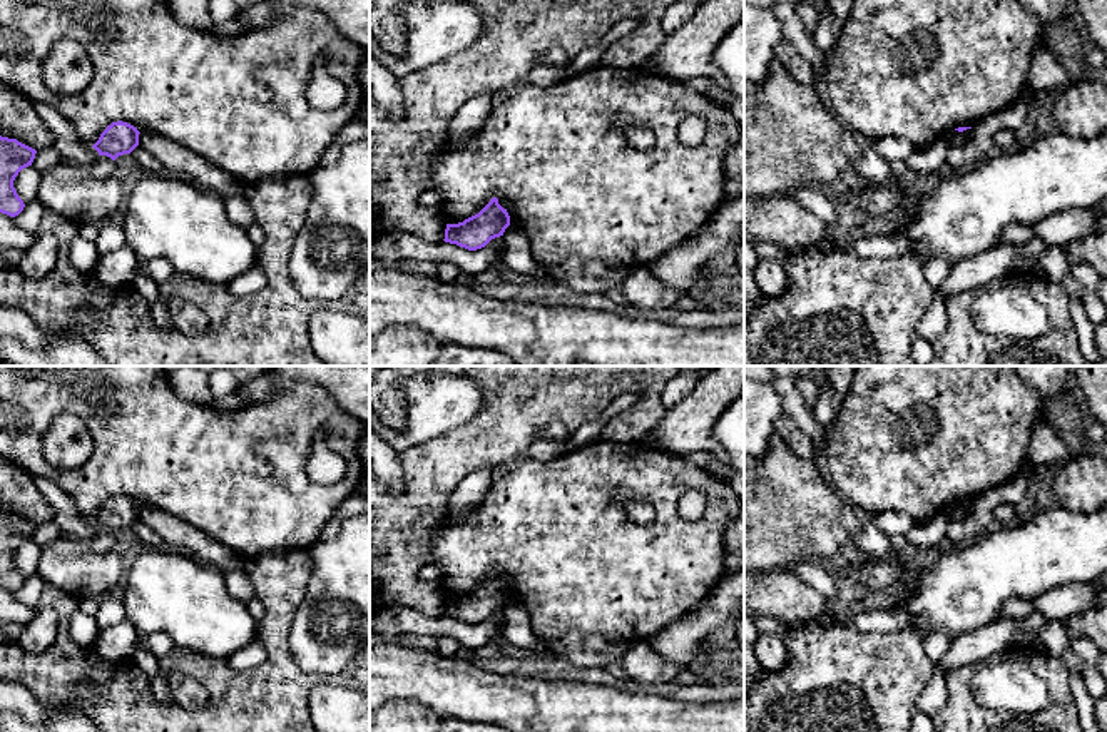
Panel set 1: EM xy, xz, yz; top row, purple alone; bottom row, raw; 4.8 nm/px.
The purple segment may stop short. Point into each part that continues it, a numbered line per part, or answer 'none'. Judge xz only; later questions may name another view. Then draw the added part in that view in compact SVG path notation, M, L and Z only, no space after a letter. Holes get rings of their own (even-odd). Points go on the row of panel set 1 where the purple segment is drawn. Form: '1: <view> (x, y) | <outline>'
none

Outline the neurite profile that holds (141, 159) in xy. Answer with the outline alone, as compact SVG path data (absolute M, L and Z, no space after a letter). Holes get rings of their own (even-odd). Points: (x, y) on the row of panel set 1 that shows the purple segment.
M139 145L129 155L130 155L132 167L139 169L140 172L152 172L157 175L167 174L164 165Z

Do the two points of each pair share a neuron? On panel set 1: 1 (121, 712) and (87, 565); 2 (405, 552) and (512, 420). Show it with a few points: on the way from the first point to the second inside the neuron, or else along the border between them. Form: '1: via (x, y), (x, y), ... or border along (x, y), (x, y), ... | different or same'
1: border along (54, 592), (64, 592), (79, 600) | different
2: via (410, 517), (423, 503), (425, 497), (477, 445) | same

